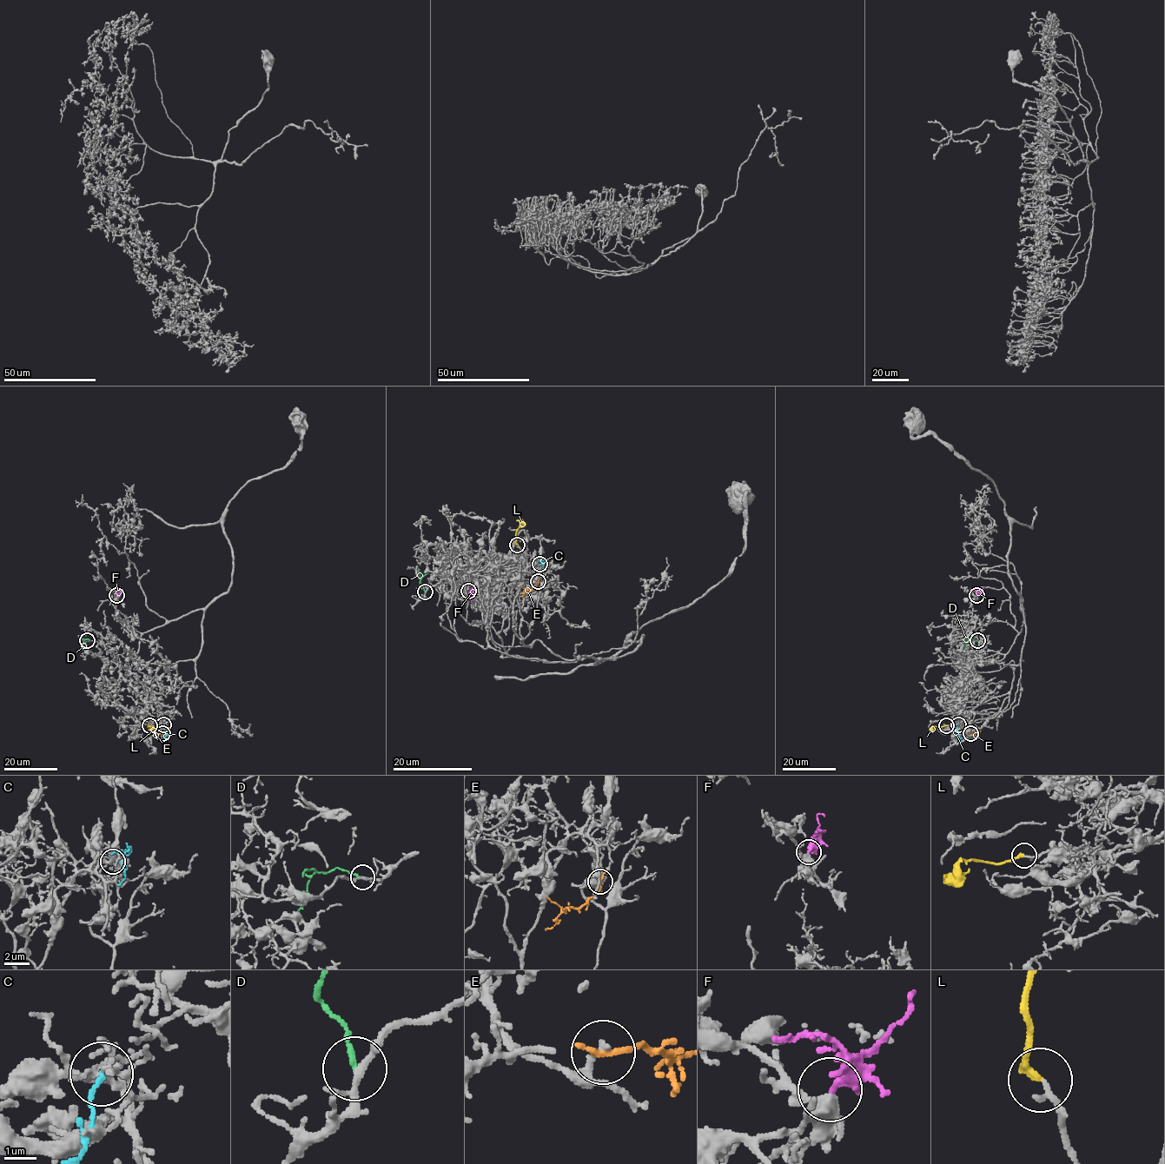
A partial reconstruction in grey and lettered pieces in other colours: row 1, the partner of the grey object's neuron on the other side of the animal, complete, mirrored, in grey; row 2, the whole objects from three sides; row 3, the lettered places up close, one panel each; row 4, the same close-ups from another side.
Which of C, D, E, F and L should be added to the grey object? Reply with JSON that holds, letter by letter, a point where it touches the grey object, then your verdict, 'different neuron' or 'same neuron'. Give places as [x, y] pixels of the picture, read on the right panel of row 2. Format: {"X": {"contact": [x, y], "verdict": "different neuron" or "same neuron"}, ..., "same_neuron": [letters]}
{"C": {"contact": [958, 724], "verdict": "different neuron"}, "D": {"contact": [977, 640], "verdict": "different neuron"}, "E": {"contact": [970, 733], "verdict": "different neuron"}, "F": {"contact": [976, 595], "verdict": "same neuron"}, "L": {"contact": [946, 725], "verdict": "same neuron"}, "same_neuron": ["F", "L"]}

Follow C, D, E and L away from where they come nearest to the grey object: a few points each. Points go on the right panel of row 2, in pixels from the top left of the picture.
C: (958, 724), (956, 734), (960, 738), (963, 736)
D: (977, 640), (968, 639), (963, 650)
E: (970, 733), (977, 734), (981, 730)
L: (945, 725), (930, 730)

